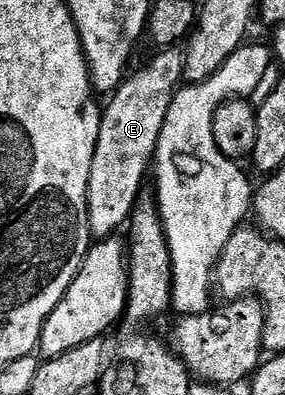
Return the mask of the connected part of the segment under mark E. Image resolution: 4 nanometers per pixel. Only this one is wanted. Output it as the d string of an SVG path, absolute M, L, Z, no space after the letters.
M179 47L165 48L141 72L133 71L111 93L108 109L103 109L98 142L90 166L88 183L88 225L97 241L115 237L120 227L129 223L136 202L142 195L144 175L154 164L156 147L166 114L184 80L185 53Z

